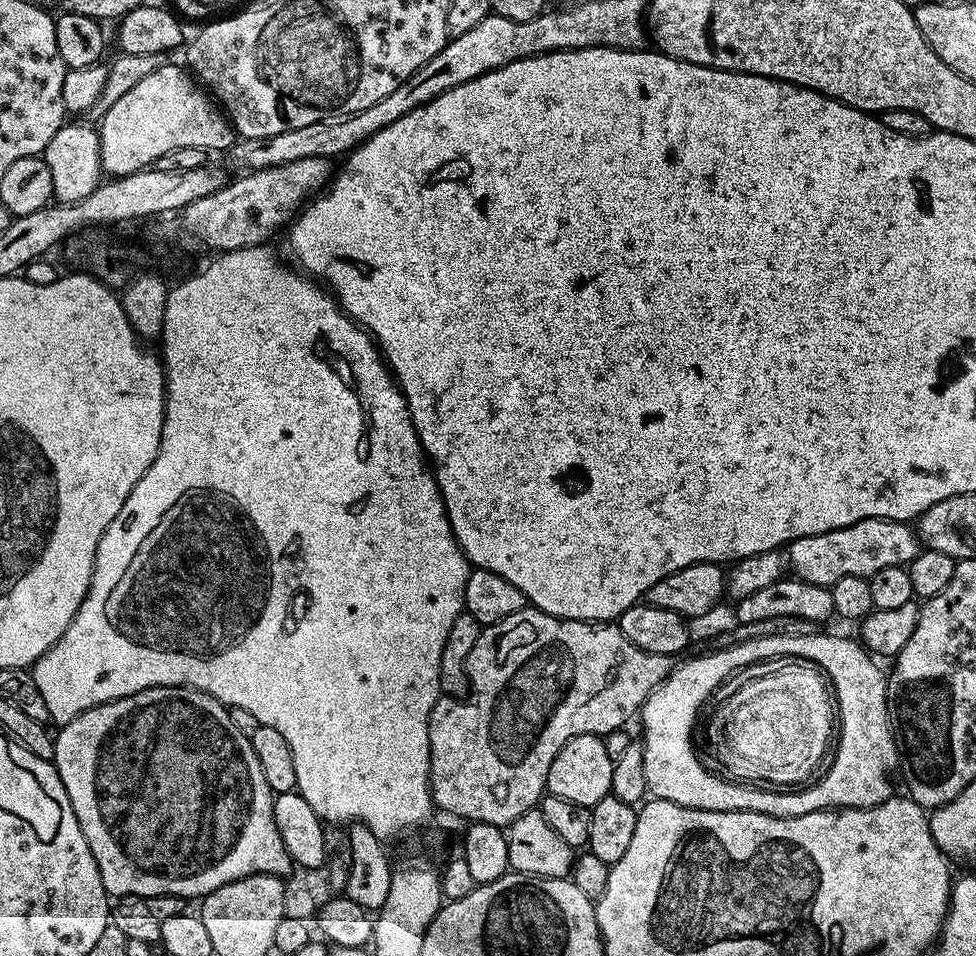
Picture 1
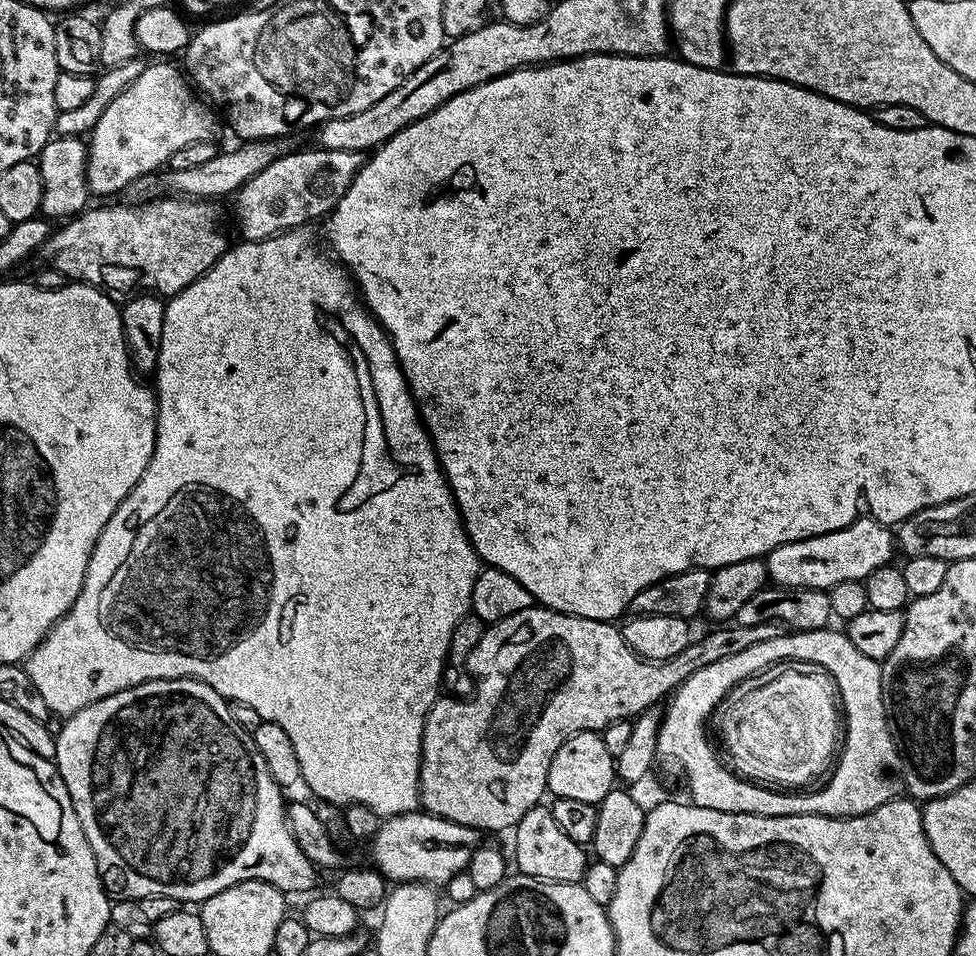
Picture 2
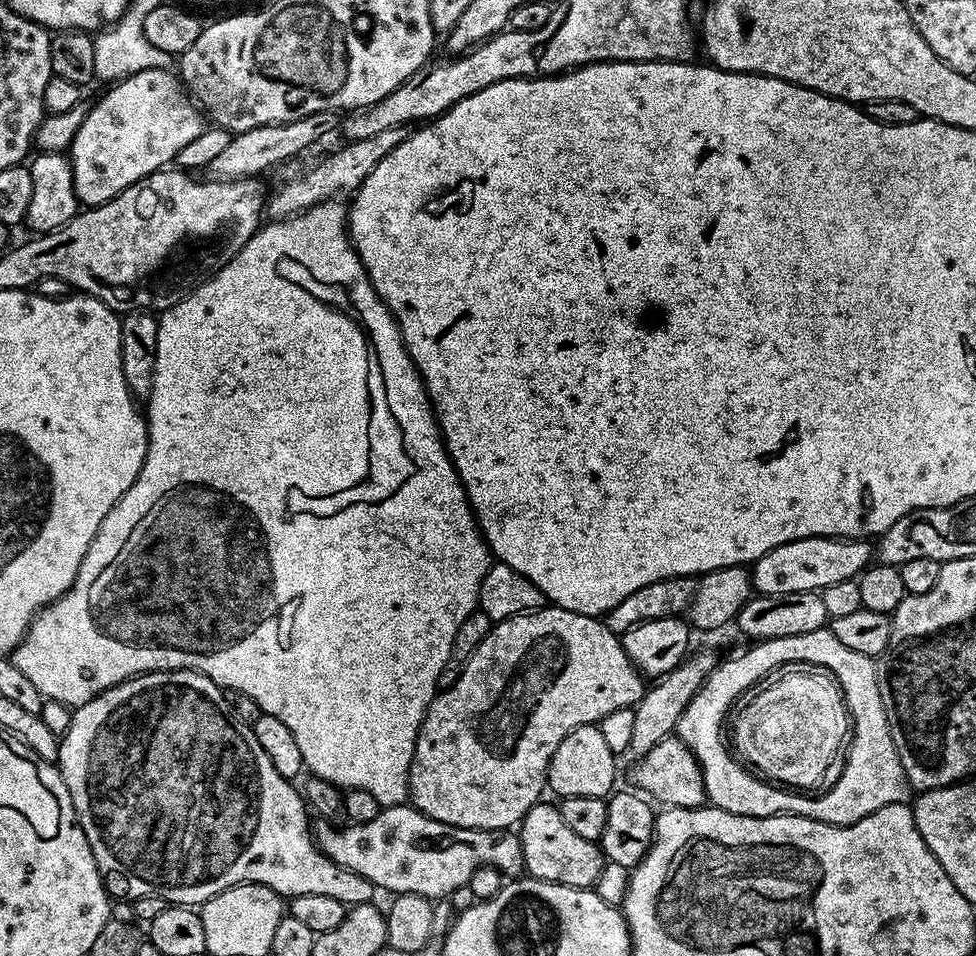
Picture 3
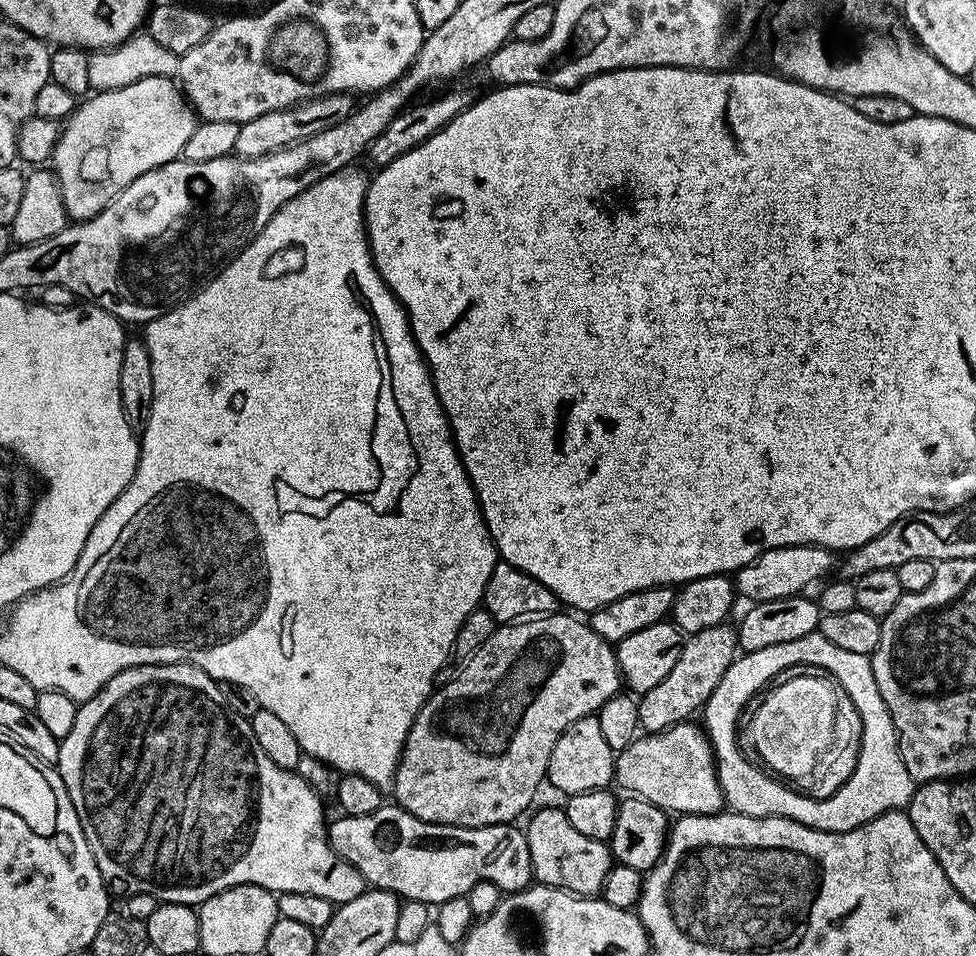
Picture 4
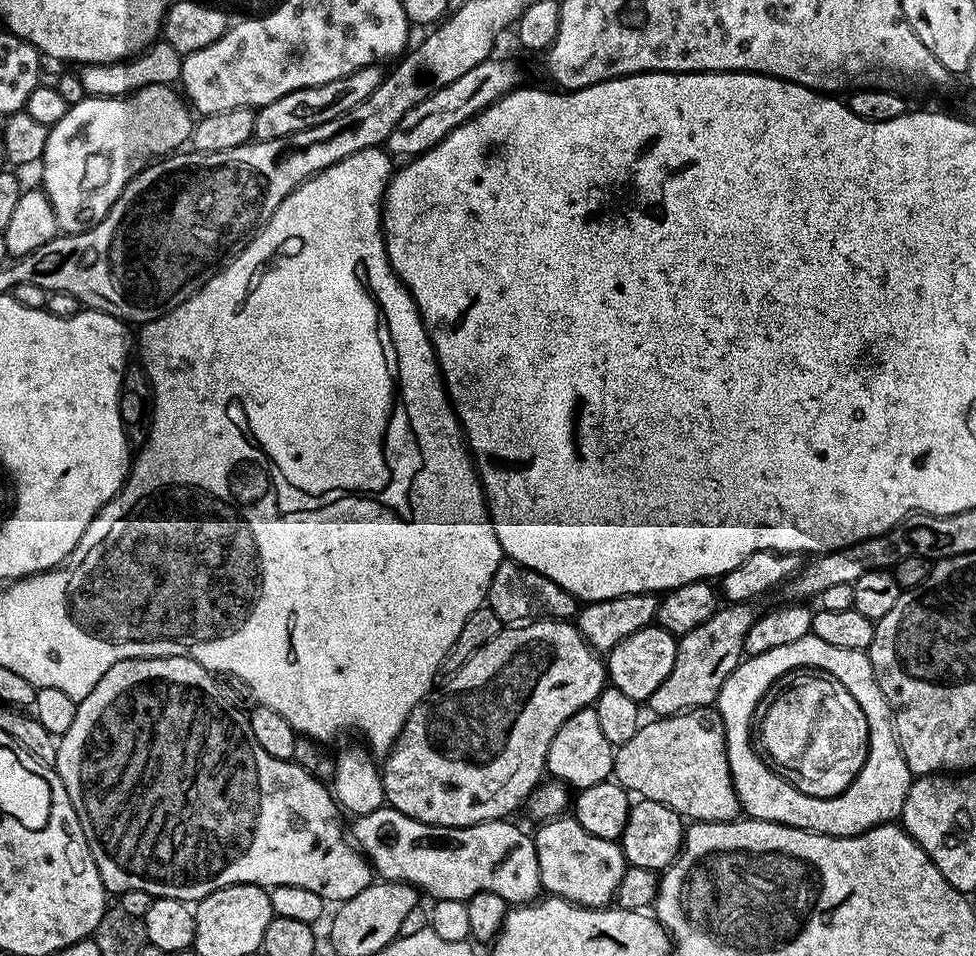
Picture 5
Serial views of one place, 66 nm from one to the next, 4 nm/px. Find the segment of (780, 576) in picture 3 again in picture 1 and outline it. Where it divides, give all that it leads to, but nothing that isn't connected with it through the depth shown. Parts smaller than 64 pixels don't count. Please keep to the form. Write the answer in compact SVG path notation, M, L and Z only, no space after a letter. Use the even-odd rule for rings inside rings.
M859 520L845 528L835 528L822 534L793 540L786 548L786 560L795 579L811 584L831 586L838 578L865 578L886 570L886 566L905 567L922 550L920 537L913 525L903 520Z

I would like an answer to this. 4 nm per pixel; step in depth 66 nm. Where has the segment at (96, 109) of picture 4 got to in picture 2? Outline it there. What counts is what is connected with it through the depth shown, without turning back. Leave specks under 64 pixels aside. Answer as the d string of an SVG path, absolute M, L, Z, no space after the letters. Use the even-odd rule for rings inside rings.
M172 62L152 63L156 64L149 63L142 70L142 74L134 78L132 85L122 90L122 94L118 94L118 98L114 98L110 106L106 106L106 114L98 118L87 137L89 193L112 196L123 188L125 191L138 178L151 176L157 170L163 169L168 159L178 154L178 150L182 150L182 146L190 146L199 140L212 140L215 137L217 113L197 95L185 73L179 67L176 69Z

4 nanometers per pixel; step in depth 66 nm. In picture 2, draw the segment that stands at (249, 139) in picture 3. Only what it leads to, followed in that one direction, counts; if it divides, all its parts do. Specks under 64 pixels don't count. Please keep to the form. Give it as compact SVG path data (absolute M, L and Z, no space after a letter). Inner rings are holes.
M280 138L240 142L237 143L237 148L232 148L229 152L217 151L216 156L210 158L210 162L205 162L205 164L189 166L186 170L164 170L159 174L143 176L130 185L131 199L143 202L157 199L161 194L175 194L180 198L216 202L219 201L219 196L231 197L250 178L254 178L254 174L266 170L266 166L270 166L270 162L274 162L278 157L284 155L286 151L284 142Z

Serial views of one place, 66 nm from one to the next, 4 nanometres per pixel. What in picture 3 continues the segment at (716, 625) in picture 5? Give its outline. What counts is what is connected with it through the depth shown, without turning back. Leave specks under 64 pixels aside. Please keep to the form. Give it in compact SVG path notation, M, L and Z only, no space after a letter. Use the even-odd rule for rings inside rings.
M693 651L678 667L670 670L665 676L659 677L656 684L647 689L644 697L634 706L634 734L630 737L632 745L628 747L627 755L632 758L645 756L658 742L669 739L675 733L676 722L681 717L682 710L692 701L694 694L706 682L706 678L716 669L718 656L712 652Z

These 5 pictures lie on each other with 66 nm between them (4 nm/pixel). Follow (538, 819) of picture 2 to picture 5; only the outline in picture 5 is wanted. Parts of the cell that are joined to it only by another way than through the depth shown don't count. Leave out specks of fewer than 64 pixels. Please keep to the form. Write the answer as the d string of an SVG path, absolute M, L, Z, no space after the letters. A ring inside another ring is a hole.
M561 814L555 820L543 821L537 828L540 829L534 832L534 839L541 889L572 904L580 904L583 908L611 905L626 867L619 843L586 834L586 830L578 826L575 816L571 814Z

